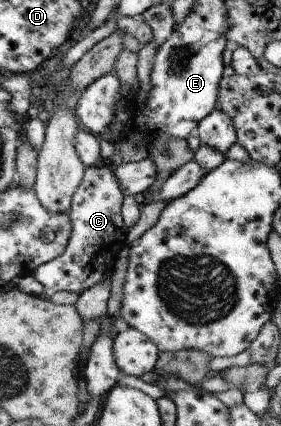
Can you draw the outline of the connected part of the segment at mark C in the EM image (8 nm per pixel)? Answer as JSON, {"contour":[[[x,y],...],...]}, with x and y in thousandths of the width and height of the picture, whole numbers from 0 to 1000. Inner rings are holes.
{"contour":[[[327,390],[306,397],[295,423],[246,491],[253,561],[231,594],[203,608],[139,622],[121,634],[117,650],[149,667],[157,678],[185,688],[246,683],[246,688],[299,688],[388,653],[413,601],[448,575],[456,535],[434,514],[438,453],[423,444],[409,411],[391,390]]]}

